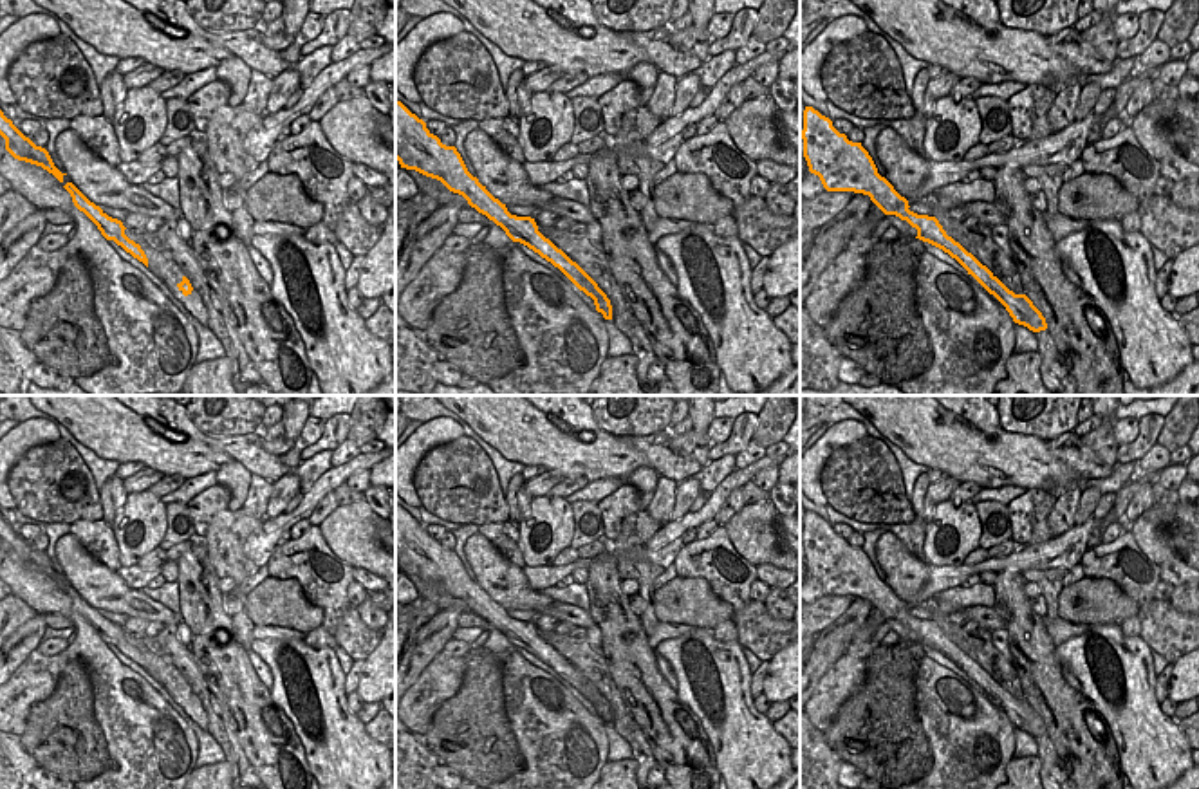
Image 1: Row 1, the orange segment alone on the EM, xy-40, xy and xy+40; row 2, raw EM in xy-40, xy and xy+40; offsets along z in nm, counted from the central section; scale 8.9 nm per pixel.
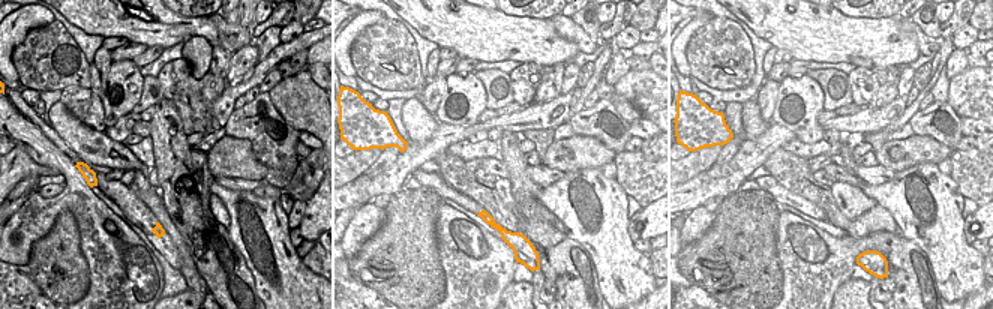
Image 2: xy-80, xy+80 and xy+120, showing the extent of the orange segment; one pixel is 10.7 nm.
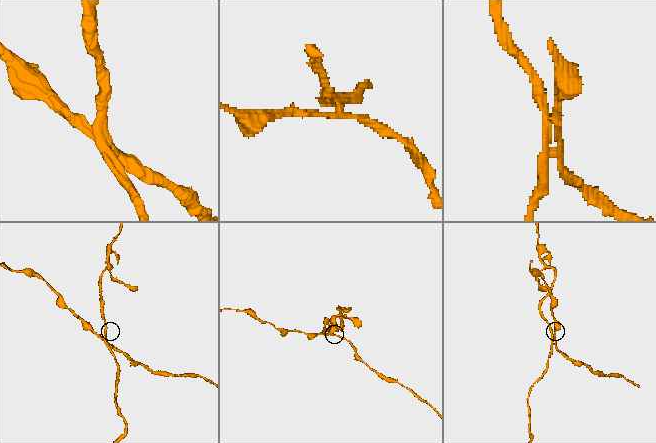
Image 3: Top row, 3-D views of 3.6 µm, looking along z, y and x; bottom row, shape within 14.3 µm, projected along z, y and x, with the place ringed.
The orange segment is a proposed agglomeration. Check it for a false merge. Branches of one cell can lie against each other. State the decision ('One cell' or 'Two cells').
Two cells.

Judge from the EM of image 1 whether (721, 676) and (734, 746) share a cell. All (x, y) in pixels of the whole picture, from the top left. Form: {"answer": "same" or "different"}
{"answer": "same"}

